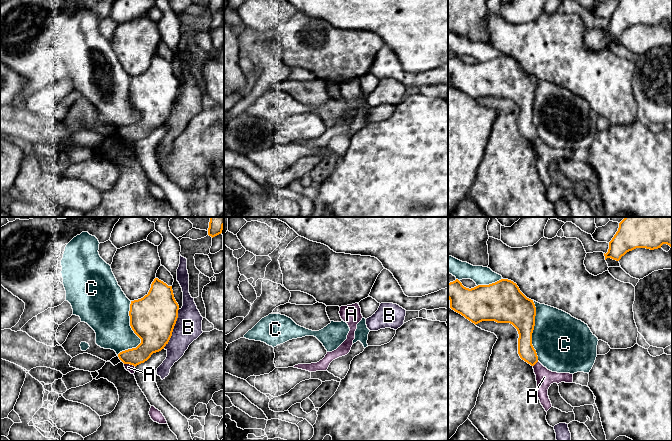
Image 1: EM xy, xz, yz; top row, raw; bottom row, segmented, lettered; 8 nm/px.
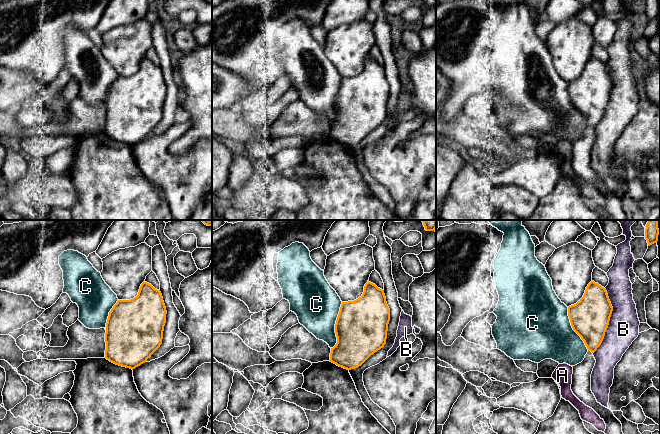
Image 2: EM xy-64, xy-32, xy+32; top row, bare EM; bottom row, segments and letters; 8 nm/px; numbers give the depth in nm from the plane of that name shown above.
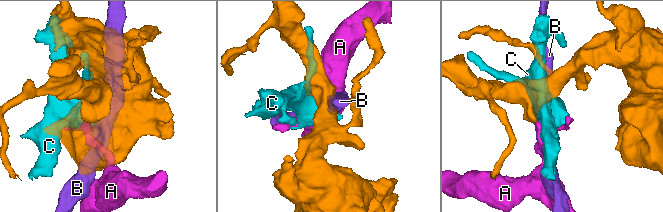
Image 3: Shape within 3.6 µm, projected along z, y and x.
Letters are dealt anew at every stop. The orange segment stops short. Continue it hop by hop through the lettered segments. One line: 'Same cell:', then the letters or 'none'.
Same cell: none

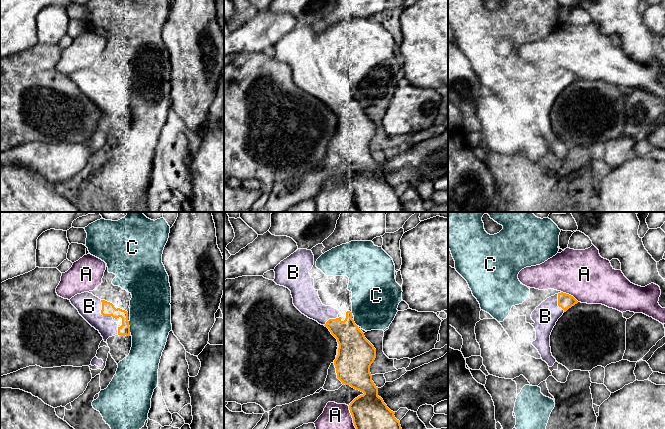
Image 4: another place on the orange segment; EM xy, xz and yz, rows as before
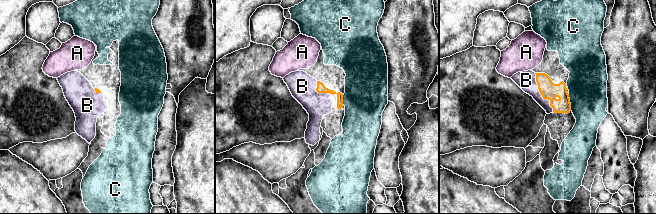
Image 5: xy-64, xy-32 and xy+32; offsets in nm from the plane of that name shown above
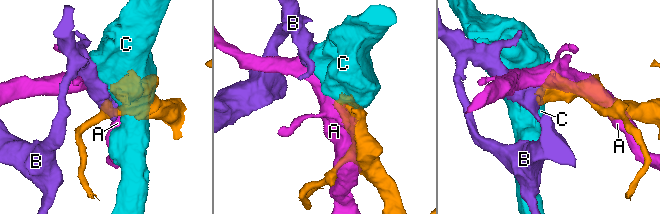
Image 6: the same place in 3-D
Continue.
Same cell: B

